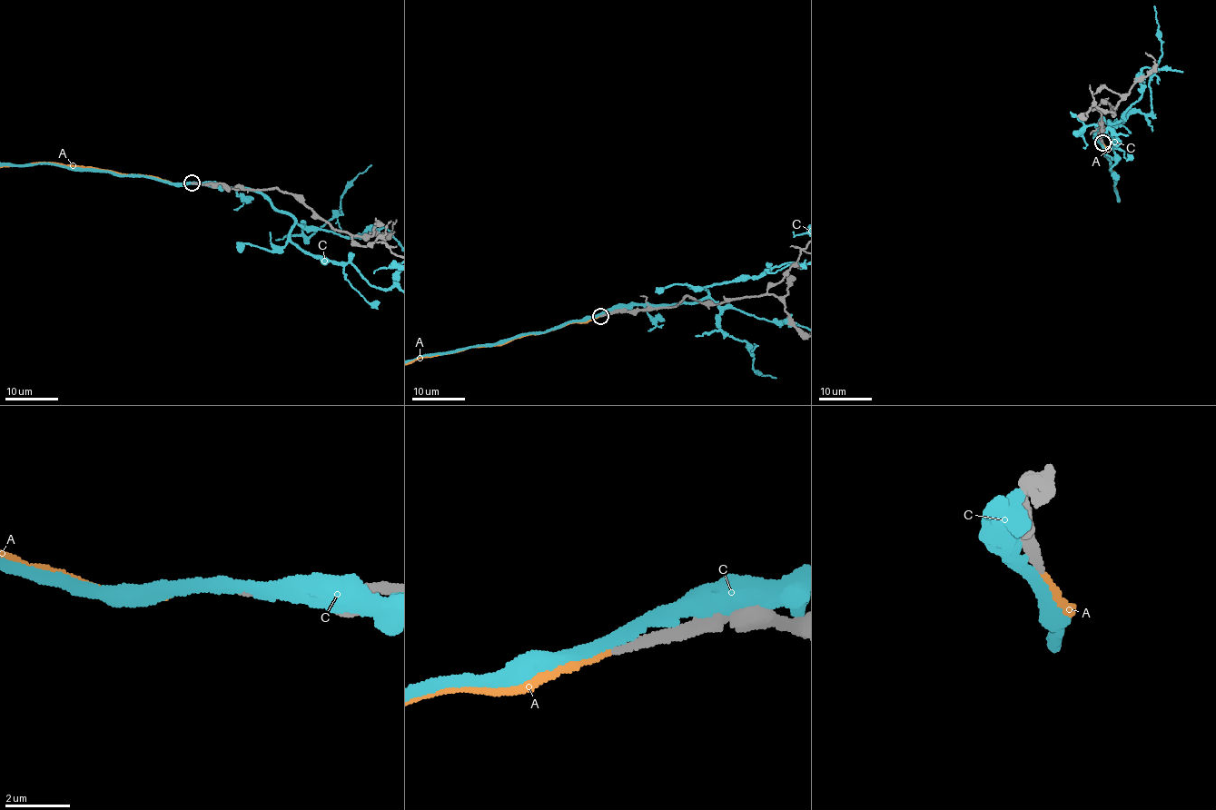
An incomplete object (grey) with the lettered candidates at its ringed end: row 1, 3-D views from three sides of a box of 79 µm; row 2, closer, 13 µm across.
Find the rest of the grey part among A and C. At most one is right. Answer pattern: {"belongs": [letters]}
{"belongs": ["A"]}

